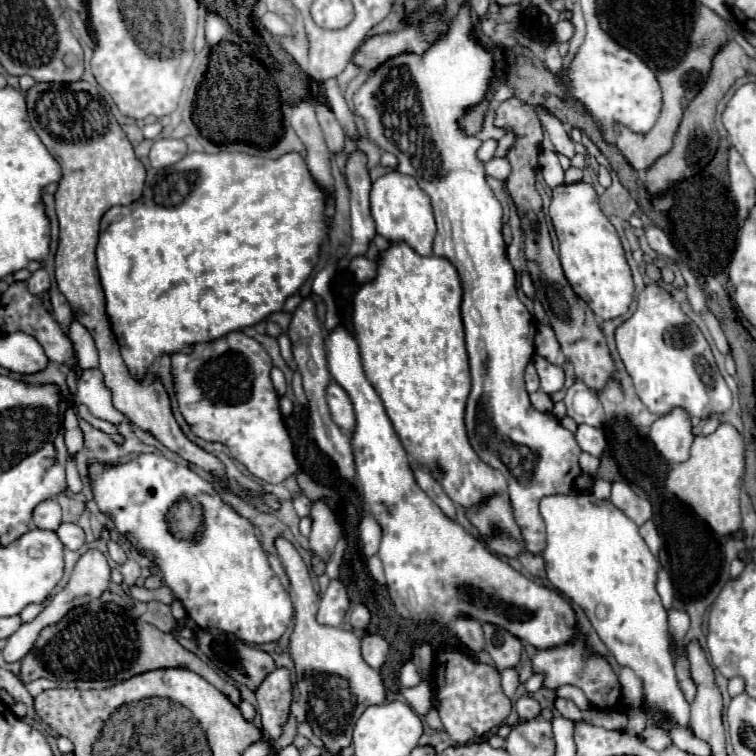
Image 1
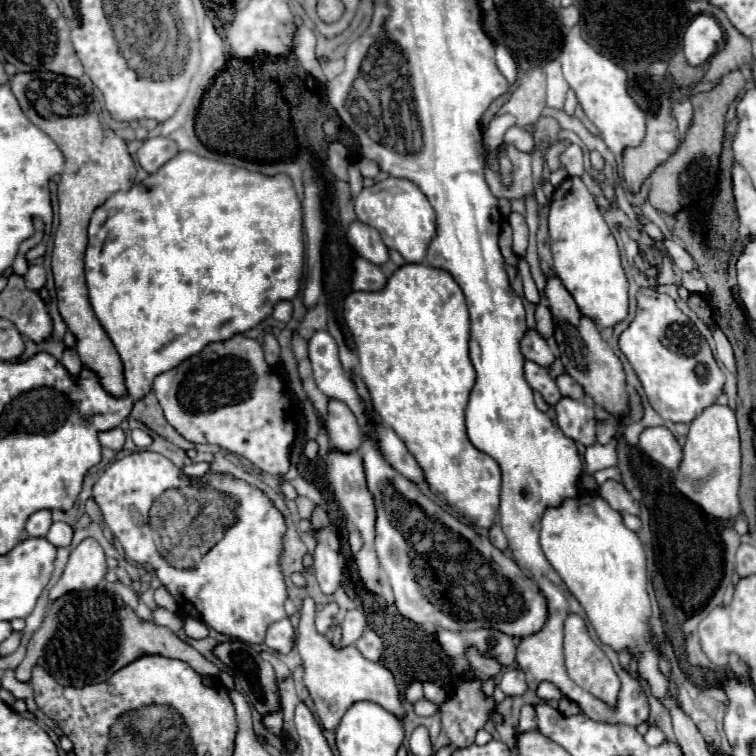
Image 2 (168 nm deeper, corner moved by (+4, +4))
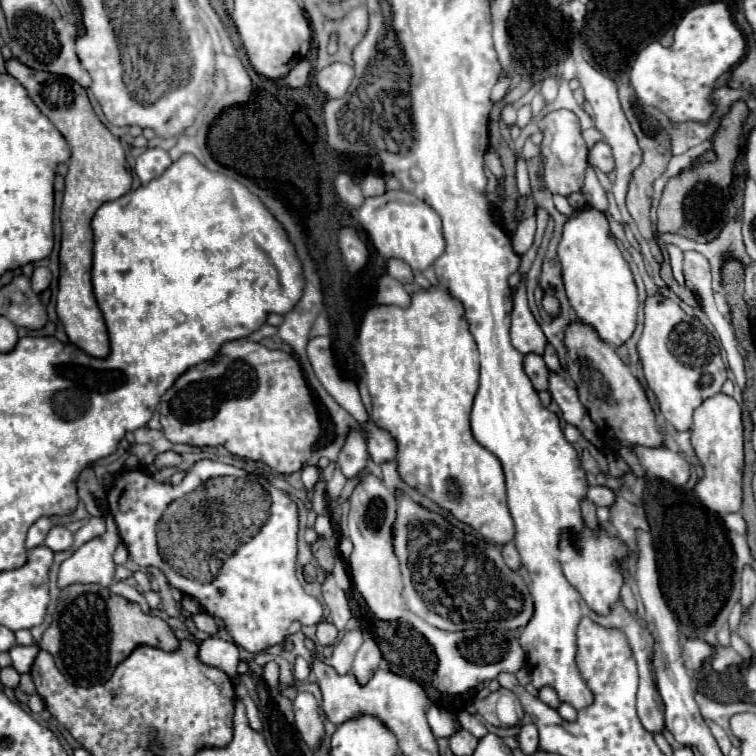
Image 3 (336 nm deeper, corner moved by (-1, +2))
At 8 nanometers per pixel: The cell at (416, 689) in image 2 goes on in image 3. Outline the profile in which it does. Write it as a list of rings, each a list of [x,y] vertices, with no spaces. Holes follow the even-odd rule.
[[[431,704],[431,708],[427,710],[427,722],[429,722],[429,726],[437,738],[449,738],[451,734],[455,734],[459,730],[457,720],[447,716],[445,710],[437,708],[435,704]]]

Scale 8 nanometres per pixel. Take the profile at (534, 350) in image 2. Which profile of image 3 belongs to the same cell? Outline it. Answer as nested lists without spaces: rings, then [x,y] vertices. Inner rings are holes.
[[[525,278],[519,284],[517,294],[515,294],[515,308],[511,314],[511,342],[521,354],[525,354],[525,352],[543,354],[543,348],[547,342],[545,334],[541,332],[539,324],[535,322],[535,318],[527,306]]]

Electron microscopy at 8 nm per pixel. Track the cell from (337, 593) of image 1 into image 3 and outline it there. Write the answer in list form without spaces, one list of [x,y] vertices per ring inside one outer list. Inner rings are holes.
[[[319,622],[317,624],[317,642],[321,646],[329,646],[329,644],[335,644],[337,642],[337,628],[331,624],[331,622]]]

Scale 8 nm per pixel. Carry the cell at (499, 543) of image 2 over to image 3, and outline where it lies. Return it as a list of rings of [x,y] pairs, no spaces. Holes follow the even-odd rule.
[[[505,544],[505,546],[501,548],[501,552],[503,552],[503,558],[505,558],[505,564],[507,564],[511,570],[519,570],[521,562],[519,562],[517,548],[515,548],[513,544]]]

